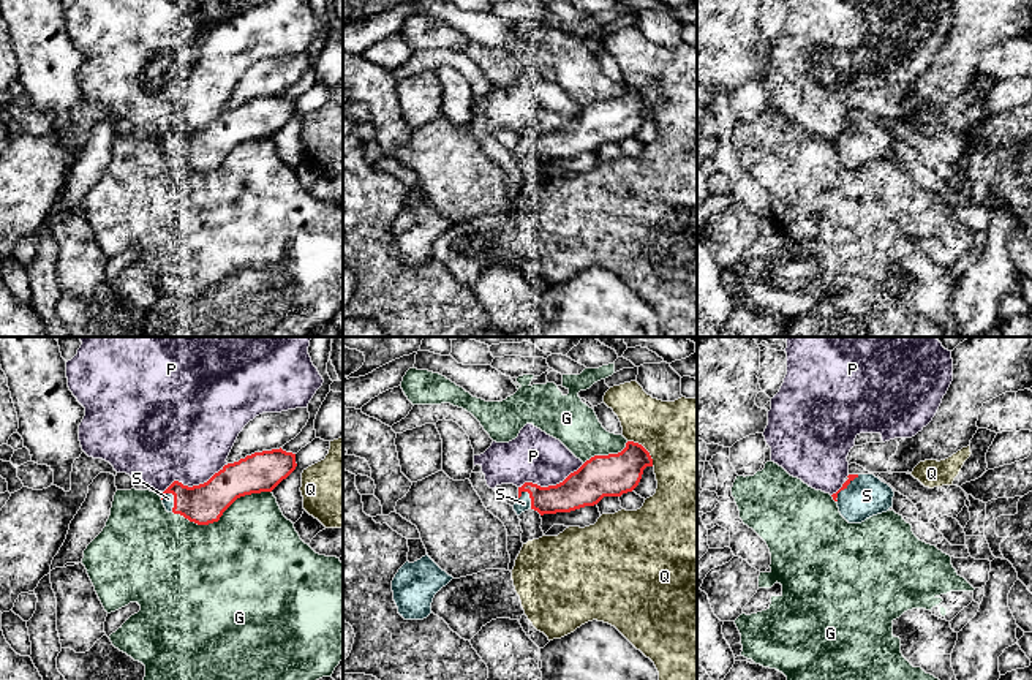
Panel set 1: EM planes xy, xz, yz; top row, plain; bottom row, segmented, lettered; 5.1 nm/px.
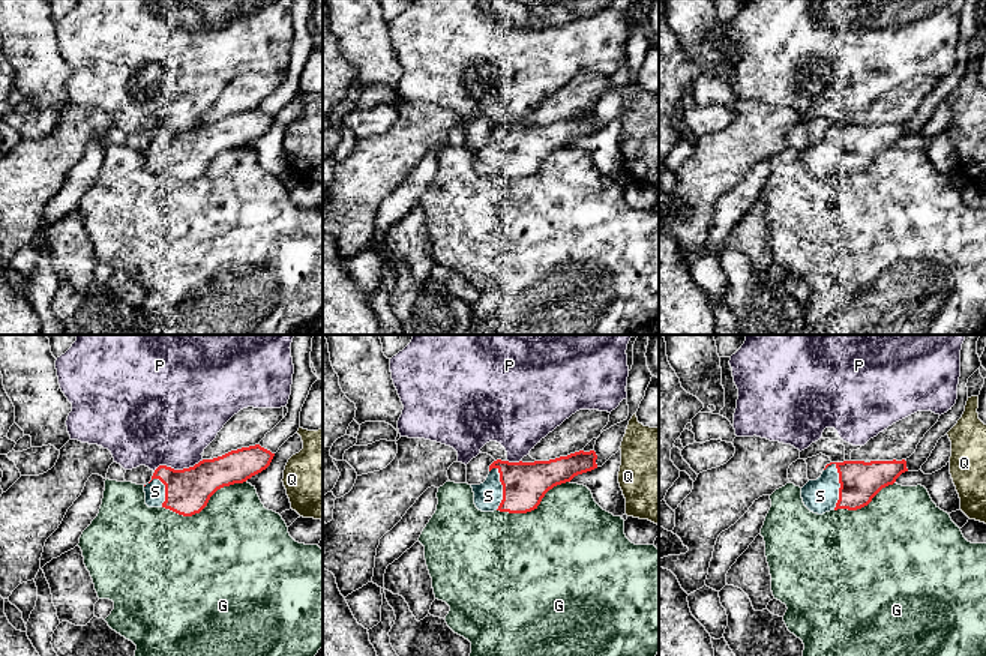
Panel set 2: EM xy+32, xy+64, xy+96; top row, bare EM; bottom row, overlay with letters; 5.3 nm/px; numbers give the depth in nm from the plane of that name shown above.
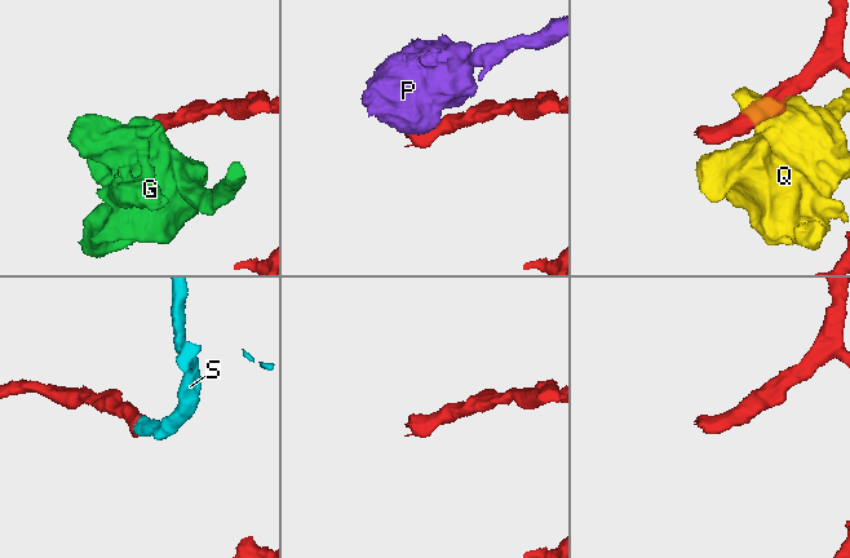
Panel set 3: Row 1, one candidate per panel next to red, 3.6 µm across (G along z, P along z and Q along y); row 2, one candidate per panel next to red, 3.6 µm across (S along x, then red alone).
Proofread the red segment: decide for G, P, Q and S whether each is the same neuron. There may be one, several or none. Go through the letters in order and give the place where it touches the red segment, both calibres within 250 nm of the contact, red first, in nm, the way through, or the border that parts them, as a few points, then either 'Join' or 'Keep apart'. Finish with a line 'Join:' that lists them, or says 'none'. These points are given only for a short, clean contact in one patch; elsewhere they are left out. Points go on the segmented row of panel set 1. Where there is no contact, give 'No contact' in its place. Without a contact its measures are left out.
G: Touches red at xy (222, 514). Thickness 200 nm (red) against 480 nm. Keep apart
P: Touches red at xy (193, 486). Thickness 200 nm (red) against 440 nm. Keep apart
Q: Touches red at xz (645, 449). Thickness 220 nm (red) against 460 nm. Keep apart
S: Touches red at yz (844, 487). Thickness 30 nm (red) against 220 nm. Join
Join: S

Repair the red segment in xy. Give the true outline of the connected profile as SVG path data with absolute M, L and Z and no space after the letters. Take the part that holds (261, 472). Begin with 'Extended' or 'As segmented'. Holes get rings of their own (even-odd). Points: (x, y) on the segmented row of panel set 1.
Extended. M281 448L254 452L224 465L204 484L188 487L174 481L160 497L168 512L209 525L218 522L237 498L272 492L296 467L296 454Z

